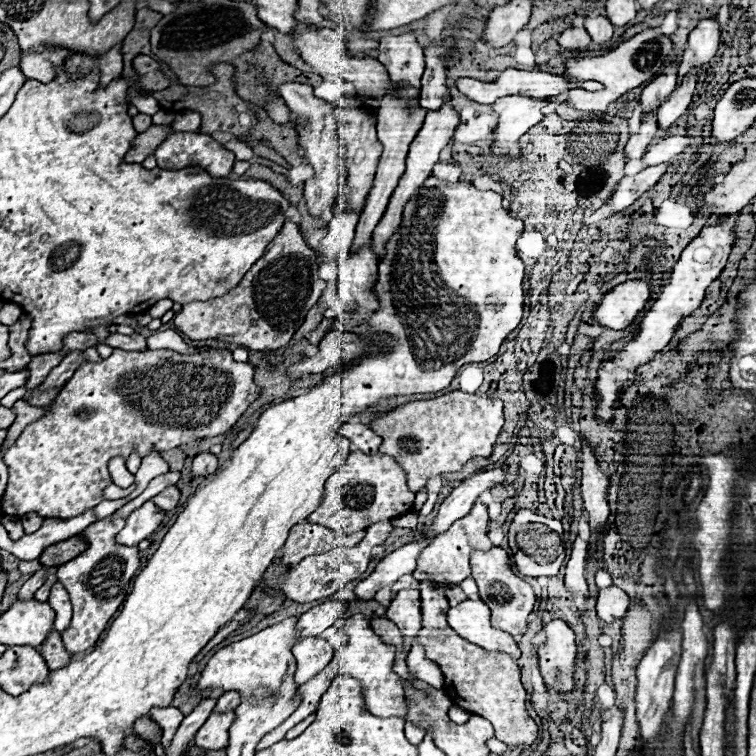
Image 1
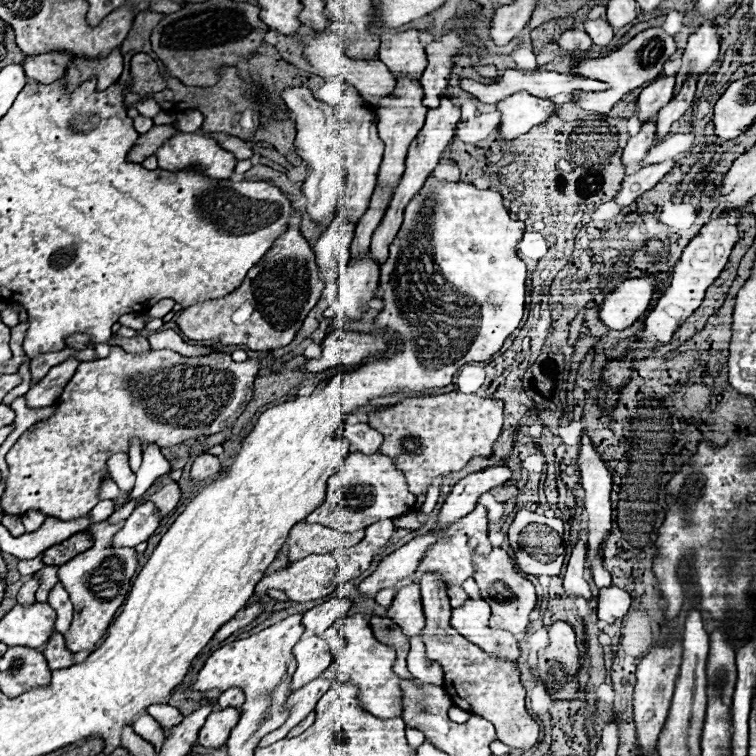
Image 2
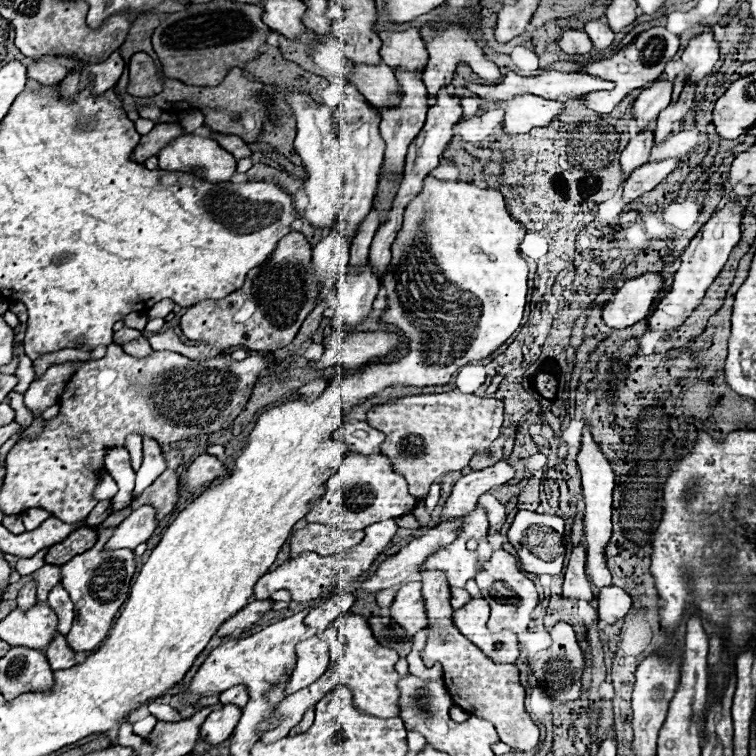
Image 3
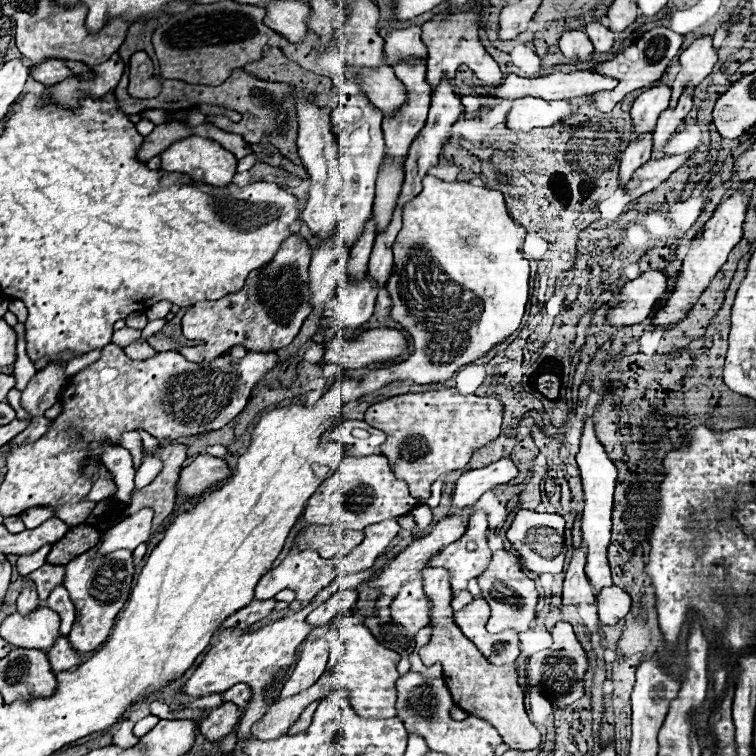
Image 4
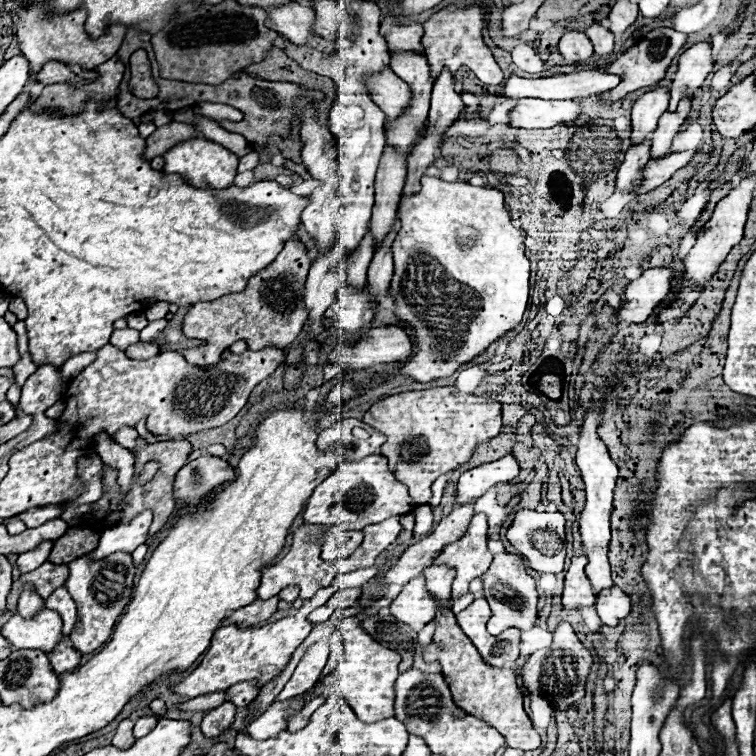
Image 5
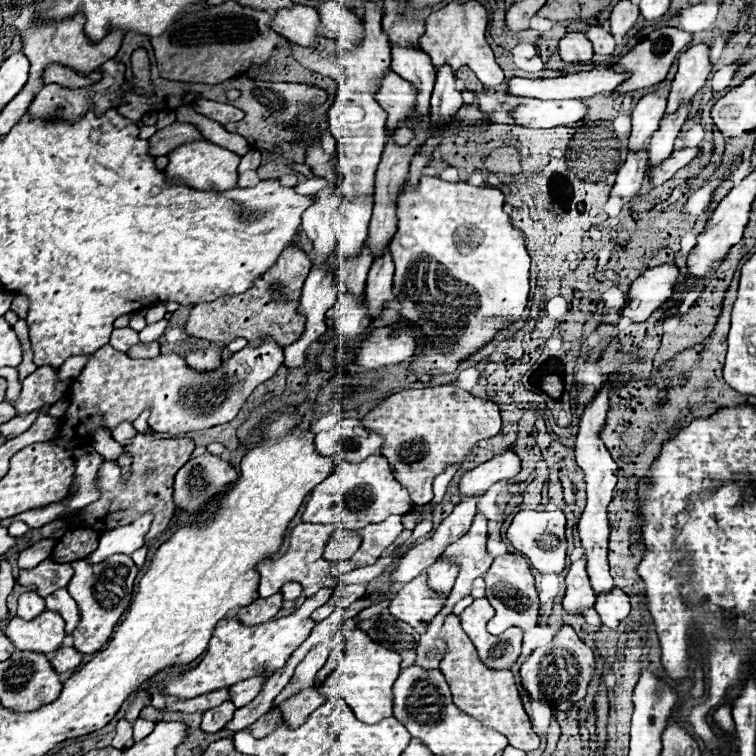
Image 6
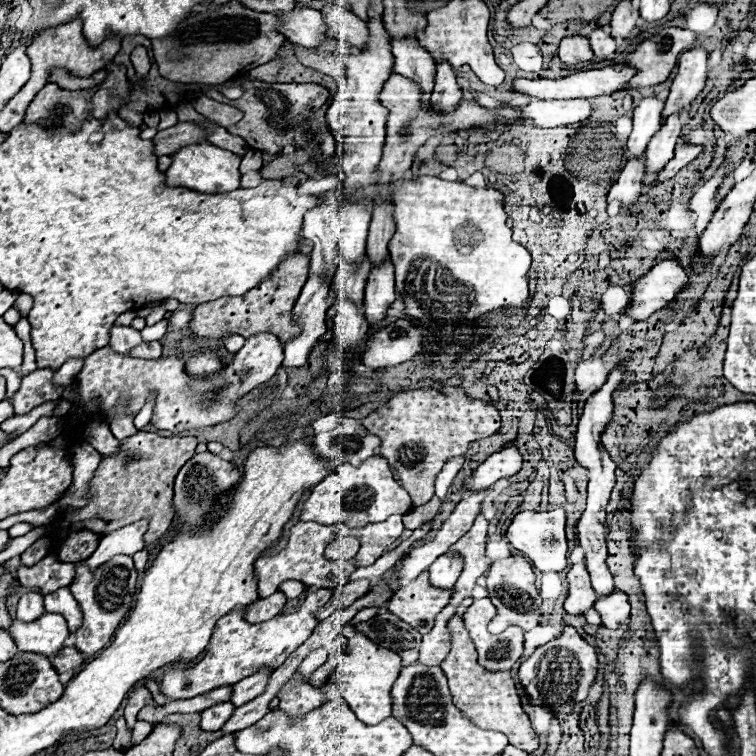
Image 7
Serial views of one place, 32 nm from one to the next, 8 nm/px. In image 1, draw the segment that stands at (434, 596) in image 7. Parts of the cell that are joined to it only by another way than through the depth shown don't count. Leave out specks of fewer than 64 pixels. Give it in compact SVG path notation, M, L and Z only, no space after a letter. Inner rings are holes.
M414 588L400 590L392 604L388 606L386 618L392 620L404 636L416 636L422 628L422 612L420 612L420 592Z

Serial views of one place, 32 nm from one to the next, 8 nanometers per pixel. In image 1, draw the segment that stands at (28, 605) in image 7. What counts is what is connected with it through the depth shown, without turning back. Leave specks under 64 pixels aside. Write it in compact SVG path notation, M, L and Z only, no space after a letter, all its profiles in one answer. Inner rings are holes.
M46 568L38 570L38 572L20 588L18 600L32 600L32 598L34 598L34 592L44 584L44 572L46 572Z

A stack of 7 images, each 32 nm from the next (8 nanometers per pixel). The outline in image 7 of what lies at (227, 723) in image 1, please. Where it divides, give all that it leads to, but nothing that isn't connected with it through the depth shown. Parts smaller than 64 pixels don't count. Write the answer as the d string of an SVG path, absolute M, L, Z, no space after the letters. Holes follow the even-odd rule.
M220 702L200 712L200 728L206 732L216 732L224 726L224 722L232 716L234 706L230 702Z

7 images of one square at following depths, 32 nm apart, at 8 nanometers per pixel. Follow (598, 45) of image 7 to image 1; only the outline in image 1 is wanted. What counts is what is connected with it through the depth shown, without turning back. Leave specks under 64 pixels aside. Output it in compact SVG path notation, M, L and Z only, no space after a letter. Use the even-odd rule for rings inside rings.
M596 16L596 18L586 18L584 20L584 28L588 30L588 34L592 36L592 40L596 44L606 44L612 38L612 24L606 16Z

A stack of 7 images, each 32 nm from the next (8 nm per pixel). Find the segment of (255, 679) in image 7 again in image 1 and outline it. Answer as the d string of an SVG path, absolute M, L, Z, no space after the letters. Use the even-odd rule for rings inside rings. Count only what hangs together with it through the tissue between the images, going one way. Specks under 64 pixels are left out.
M228 690L228 692L224 692L224 694L218 698L218 702L216 702L216 706L214 706L214 712L234 710L236 706L240 706L240 702L242 702L240 692L238 692L238 690Z

